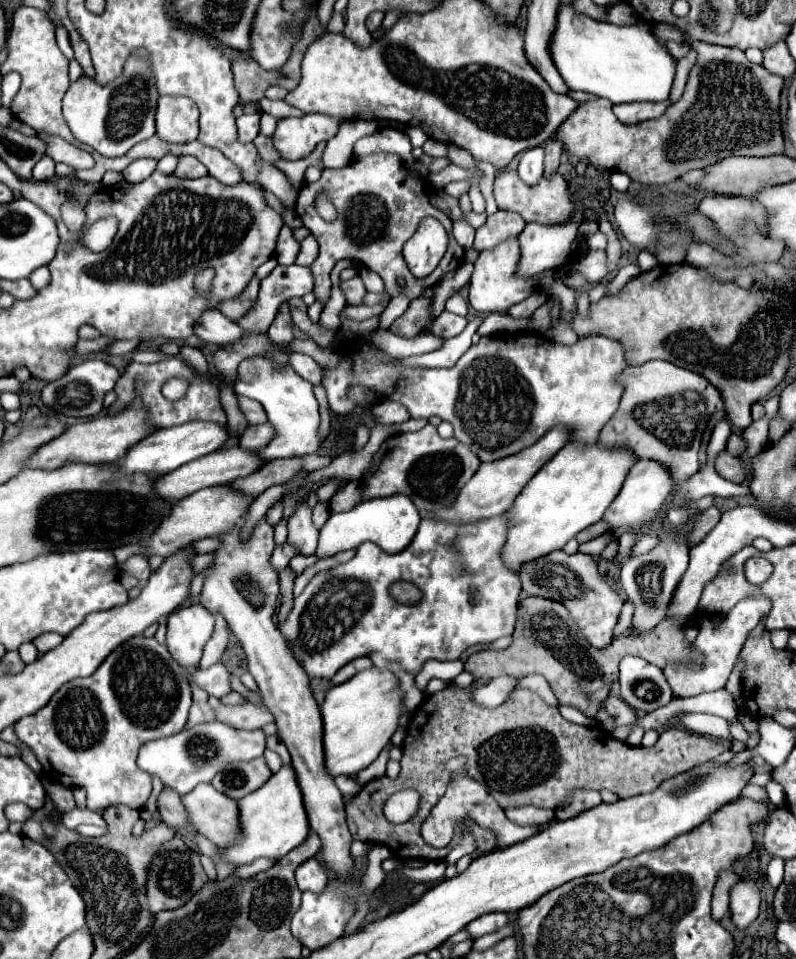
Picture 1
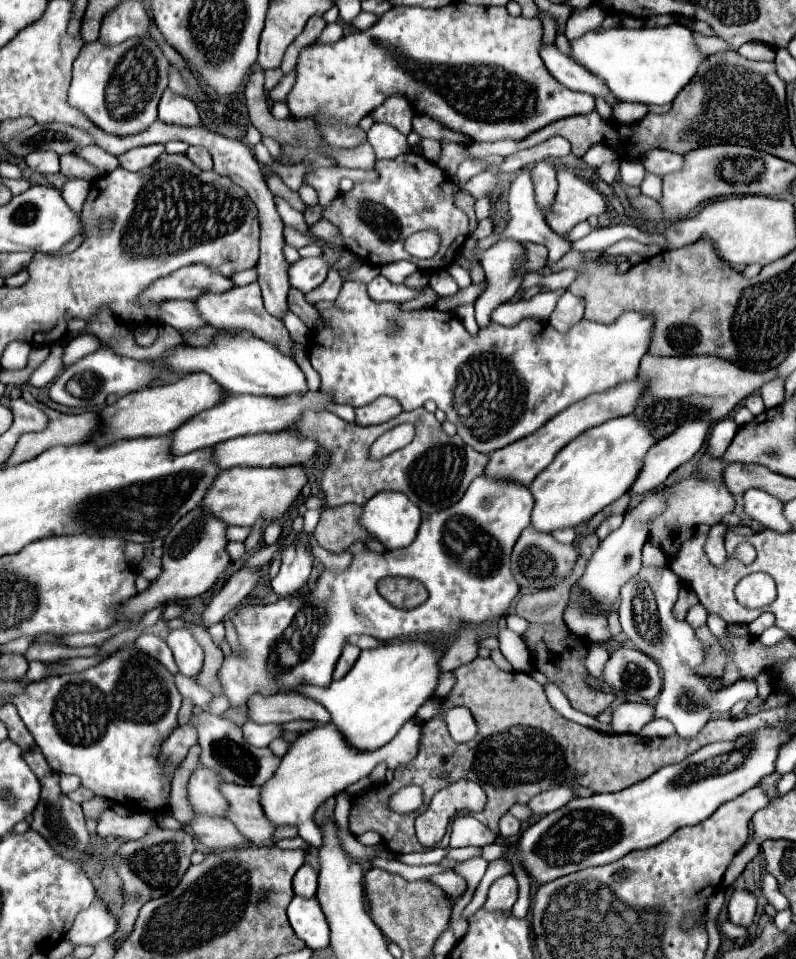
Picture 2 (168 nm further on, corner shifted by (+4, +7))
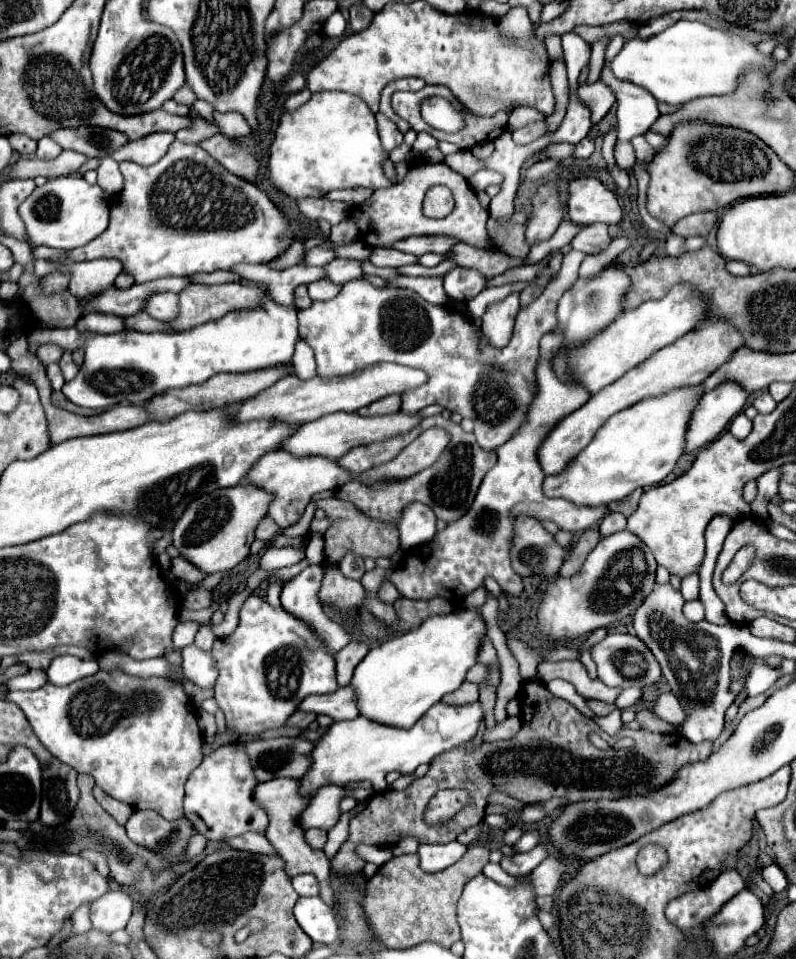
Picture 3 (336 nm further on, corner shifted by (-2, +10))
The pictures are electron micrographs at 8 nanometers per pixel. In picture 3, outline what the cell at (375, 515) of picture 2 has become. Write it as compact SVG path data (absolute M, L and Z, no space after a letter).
M411 503L397 529L399 529L399 537L401 537L401 547L403 549L413 549L413 547L419 547L423 545L425 541L431 541L437 533L437 527L435 527L435 513L433 509L429 509L429 505L423 505L423 503Z

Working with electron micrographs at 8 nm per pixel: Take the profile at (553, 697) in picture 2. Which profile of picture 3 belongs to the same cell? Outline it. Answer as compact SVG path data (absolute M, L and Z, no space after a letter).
M615 709L611 715L607 715L607 717L597 717L595 719L599 725L601 725L601 729L605 729L609 735L615 735L619 729L621 729L621 711L619 709Z

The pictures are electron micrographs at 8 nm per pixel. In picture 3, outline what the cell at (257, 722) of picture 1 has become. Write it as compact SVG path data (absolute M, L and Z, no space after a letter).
M339 687L335 693L329 695L309 695L301 705L301 711L313 711L317 715L325 713L335 721L353 719L359 715L357 697L351 687Z

